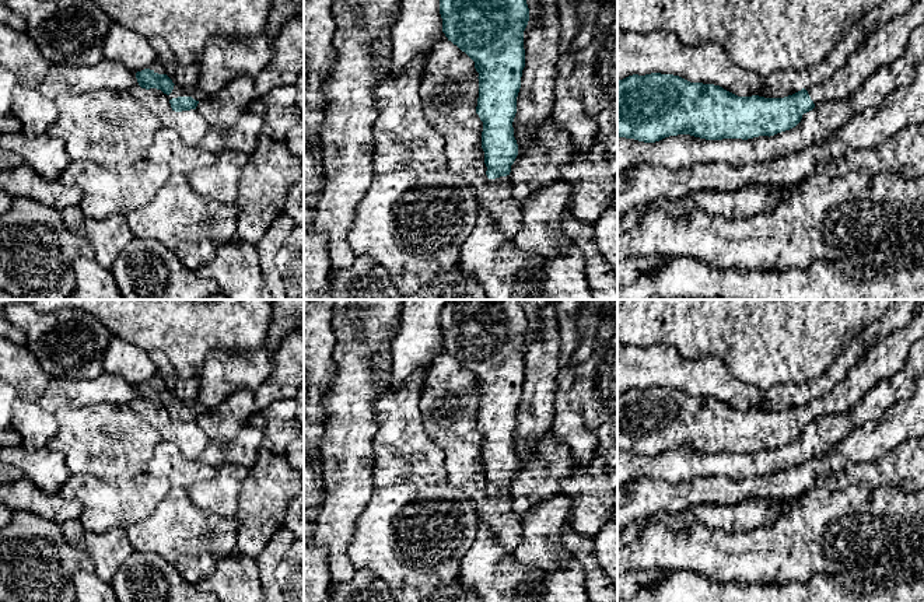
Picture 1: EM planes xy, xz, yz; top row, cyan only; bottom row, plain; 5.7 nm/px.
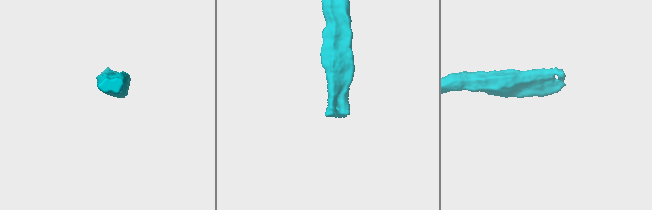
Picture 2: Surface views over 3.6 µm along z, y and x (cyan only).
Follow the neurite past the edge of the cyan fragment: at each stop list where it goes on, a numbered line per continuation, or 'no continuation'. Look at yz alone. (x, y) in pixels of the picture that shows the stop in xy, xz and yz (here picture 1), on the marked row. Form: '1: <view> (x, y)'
1: yz (886, 44)

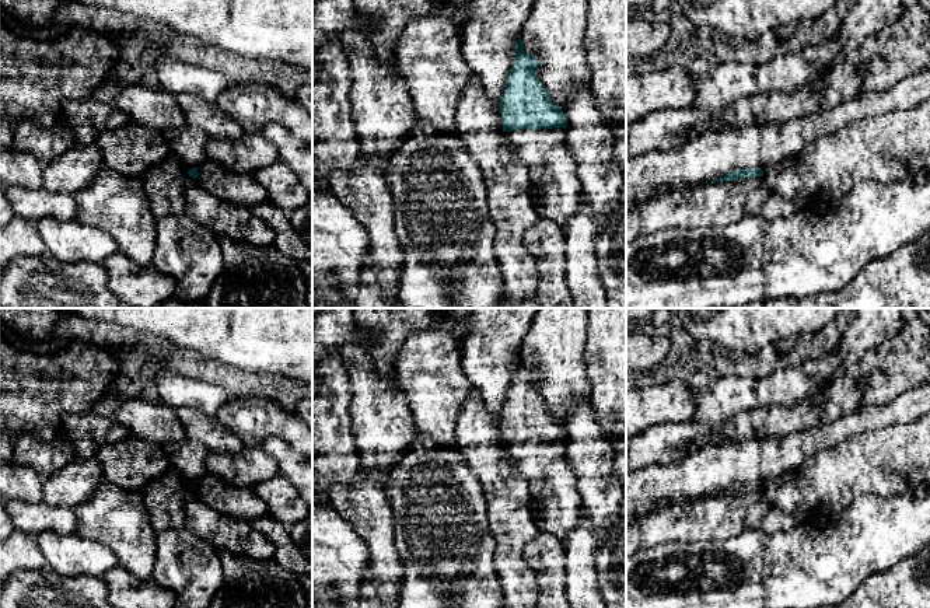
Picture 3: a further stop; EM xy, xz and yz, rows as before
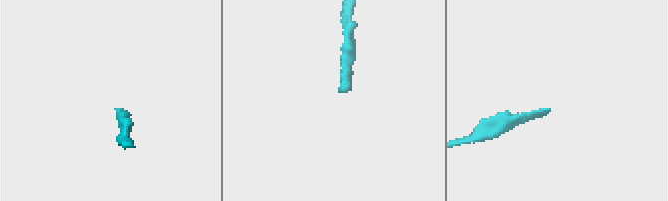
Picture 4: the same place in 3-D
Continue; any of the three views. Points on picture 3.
1: xz (553, 181)

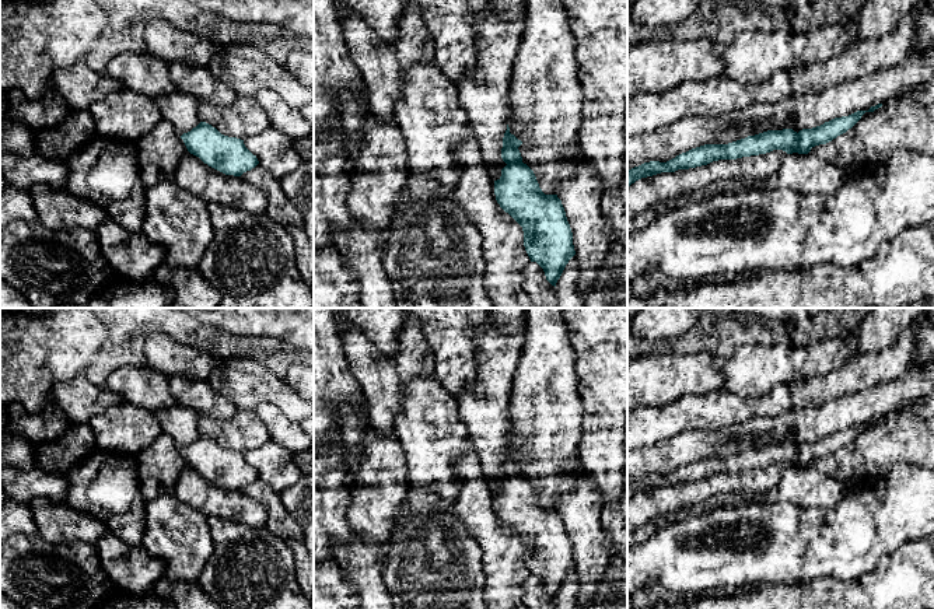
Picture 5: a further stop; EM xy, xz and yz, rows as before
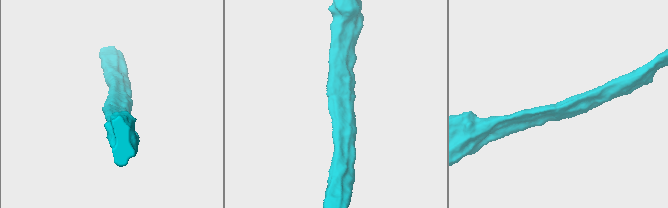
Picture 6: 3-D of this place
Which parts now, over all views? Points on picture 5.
no continuation

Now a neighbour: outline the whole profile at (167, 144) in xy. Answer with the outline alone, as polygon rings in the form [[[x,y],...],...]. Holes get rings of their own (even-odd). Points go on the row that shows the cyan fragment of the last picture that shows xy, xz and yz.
[[[165,119],[140,137],[133,148],[140,165],[140,178],[147,188],[164,181],[174,182],[179,160],[189,153],[181,136]]]

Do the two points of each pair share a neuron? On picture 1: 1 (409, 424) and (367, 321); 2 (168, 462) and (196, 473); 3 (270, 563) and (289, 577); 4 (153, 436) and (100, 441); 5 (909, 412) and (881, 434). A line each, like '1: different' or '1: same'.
1: different
2: same
3: different
4: same
5: same

